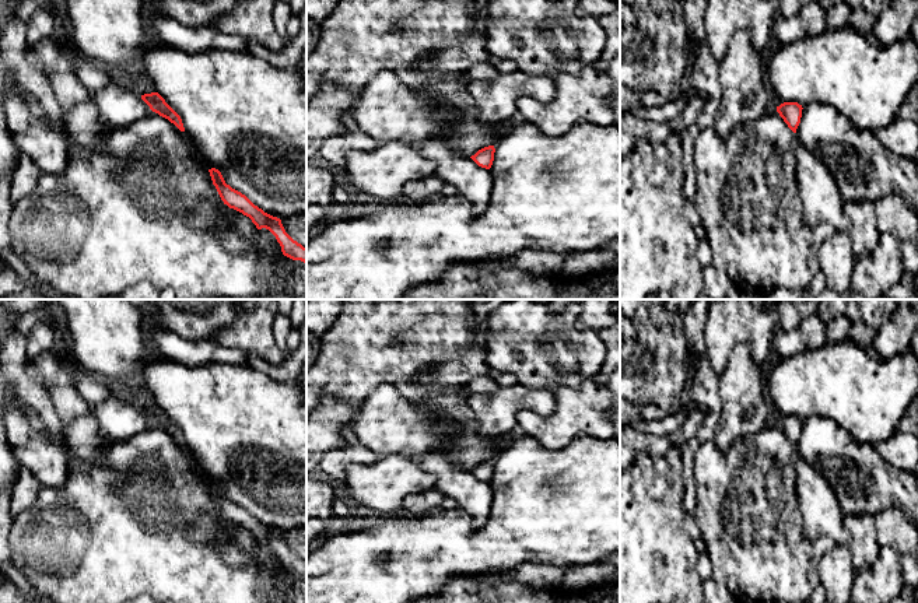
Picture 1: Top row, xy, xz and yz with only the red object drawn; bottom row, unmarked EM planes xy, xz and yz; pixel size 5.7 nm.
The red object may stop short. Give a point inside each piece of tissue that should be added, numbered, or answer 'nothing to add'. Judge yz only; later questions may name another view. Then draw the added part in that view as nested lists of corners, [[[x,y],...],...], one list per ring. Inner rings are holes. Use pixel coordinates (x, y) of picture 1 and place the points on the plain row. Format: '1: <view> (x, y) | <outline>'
nothing to add

